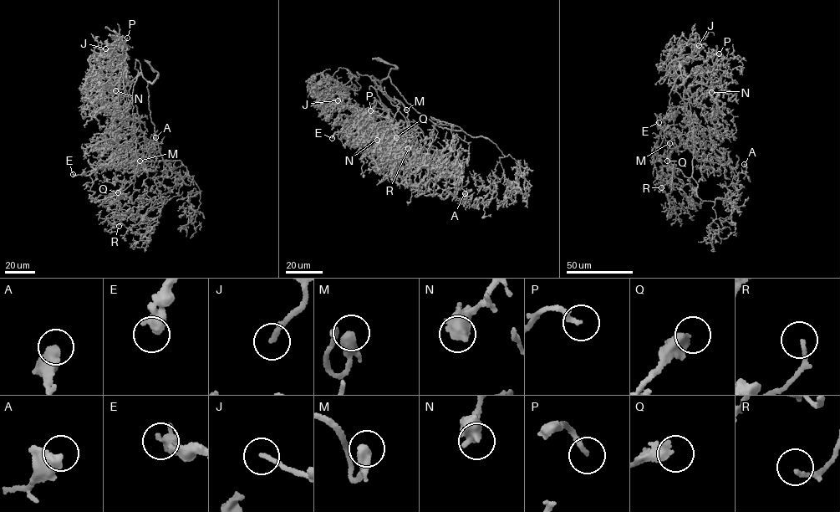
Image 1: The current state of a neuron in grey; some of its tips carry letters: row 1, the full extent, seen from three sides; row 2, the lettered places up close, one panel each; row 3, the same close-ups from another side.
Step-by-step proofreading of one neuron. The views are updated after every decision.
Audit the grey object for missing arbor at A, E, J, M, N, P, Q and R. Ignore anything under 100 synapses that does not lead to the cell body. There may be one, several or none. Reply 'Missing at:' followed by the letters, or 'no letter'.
Missing at: J, M, P

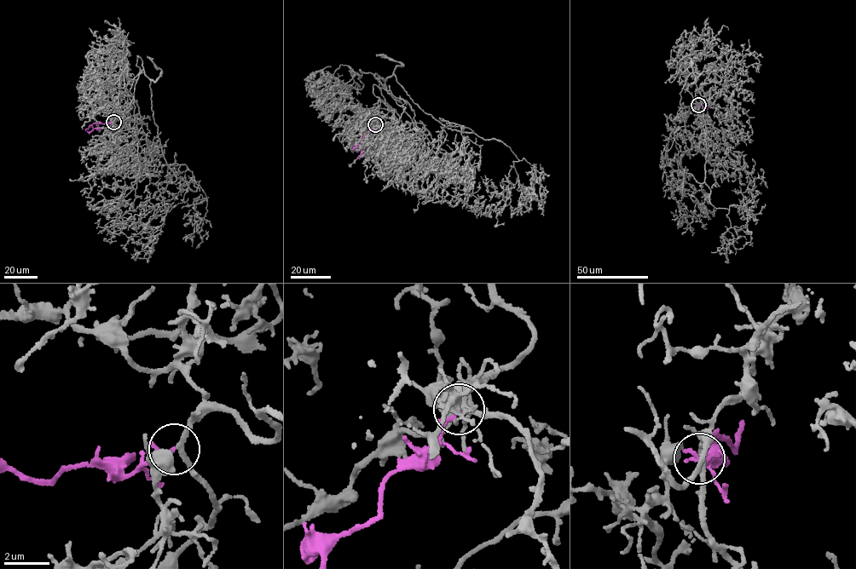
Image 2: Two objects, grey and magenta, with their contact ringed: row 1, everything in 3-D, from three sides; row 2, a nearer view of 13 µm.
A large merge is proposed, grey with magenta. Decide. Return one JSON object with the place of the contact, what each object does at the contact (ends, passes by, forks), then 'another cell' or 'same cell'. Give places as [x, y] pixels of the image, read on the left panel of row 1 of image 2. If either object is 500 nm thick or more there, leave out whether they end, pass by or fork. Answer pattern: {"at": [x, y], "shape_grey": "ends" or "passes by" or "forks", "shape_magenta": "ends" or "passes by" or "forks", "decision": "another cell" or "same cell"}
{"at": [113, 122], "shape_grey": "passes by", "shape_magenta": "ends", "decision": "same cell"}

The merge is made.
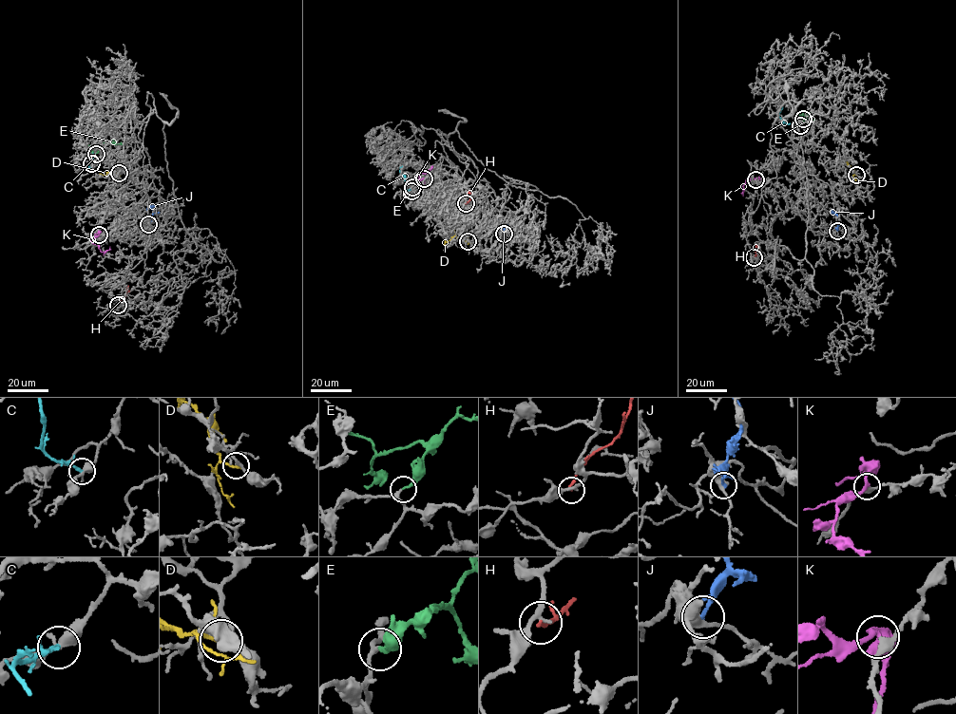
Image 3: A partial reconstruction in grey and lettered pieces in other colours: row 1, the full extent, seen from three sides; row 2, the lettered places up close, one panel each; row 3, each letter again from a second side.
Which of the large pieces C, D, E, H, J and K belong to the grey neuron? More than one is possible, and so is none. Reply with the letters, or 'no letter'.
E, K

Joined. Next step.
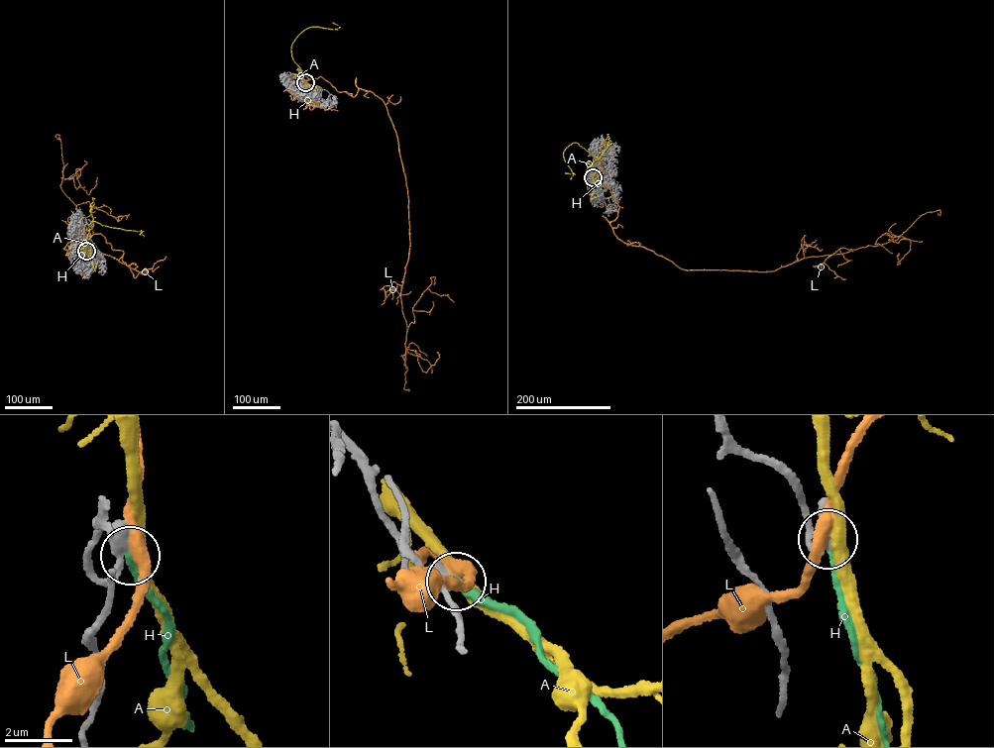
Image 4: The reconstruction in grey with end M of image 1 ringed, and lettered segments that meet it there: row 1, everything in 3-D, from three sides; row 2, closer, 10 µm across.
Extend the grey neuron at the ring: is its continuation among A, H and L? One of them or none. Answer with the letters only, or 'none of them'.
H

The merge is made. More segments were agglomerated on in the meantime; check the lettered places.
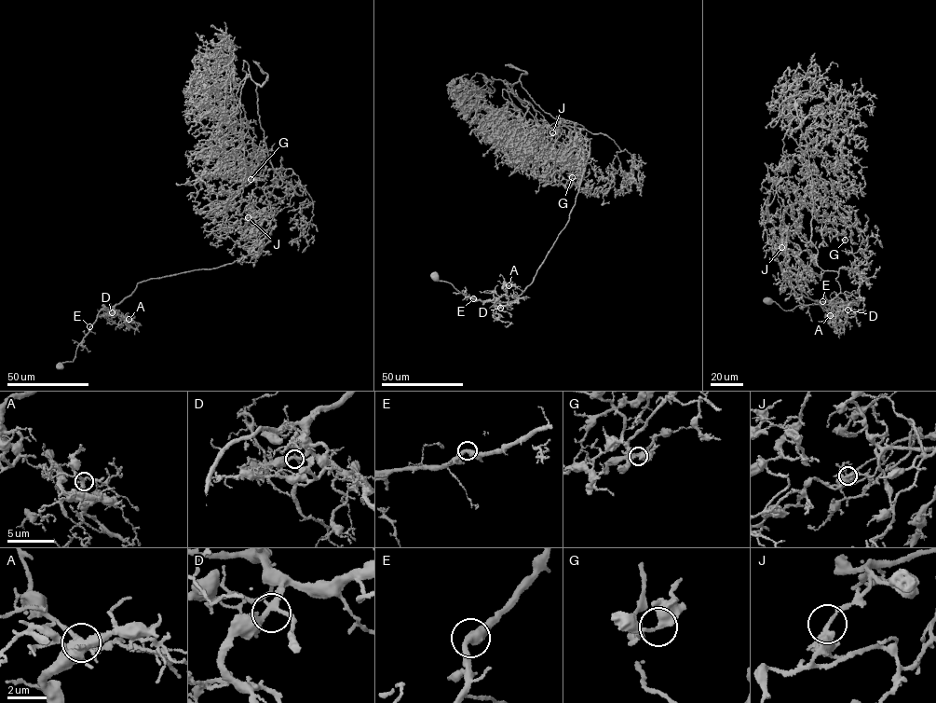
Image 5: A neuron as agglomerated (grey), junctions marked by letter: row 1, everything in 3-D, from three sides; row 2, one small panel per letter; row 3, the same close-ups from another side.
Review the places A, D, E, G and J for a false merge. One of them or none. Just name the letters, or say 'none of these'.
J

